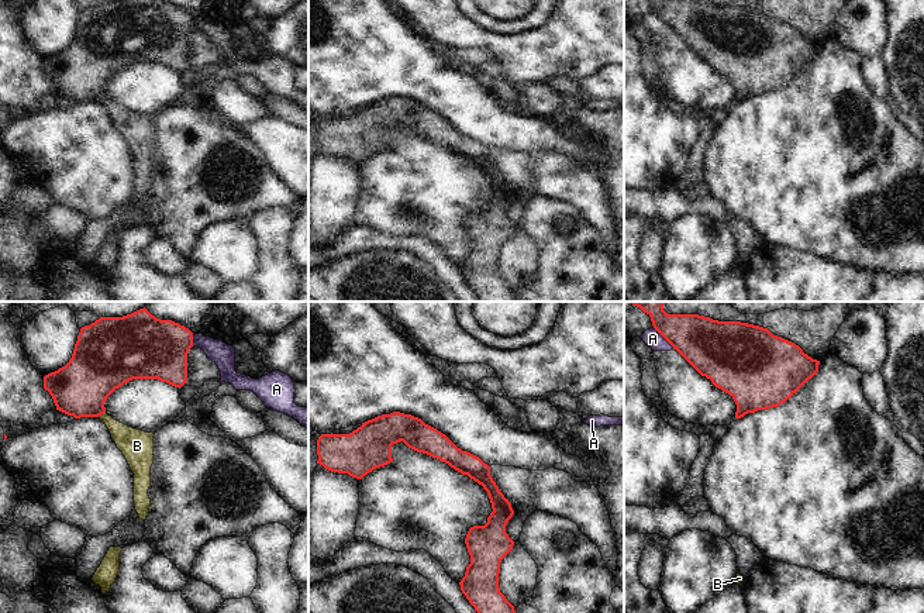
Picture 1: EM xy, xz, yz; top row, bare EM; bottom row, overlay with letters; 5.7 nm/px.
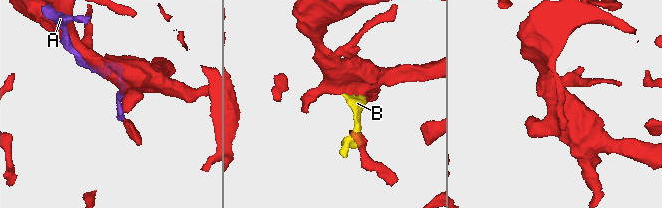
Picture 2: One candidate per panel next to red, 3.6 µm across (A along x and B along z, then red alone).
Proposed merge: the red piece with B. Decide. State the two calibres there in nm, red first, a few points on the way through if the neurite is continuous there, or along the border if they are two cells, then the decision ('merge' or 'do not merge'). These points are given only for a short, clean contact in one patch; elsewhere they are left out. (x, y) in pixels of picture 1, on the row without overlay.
calibres 320 and 170 nm; way xy (80, 72), (83, 81), (100, 99), (133, 127); merge

